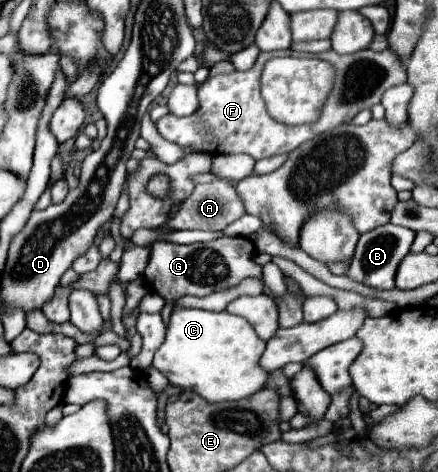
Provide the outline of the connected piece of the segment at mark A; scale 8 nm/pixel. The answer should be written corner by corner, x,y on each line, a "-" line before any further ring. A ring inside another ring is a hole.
214,180
210,184
196,184
194,192
184,200
178,214
166,222
172,230
224,230
228,224
244,214
244,204
232,184
226,180

